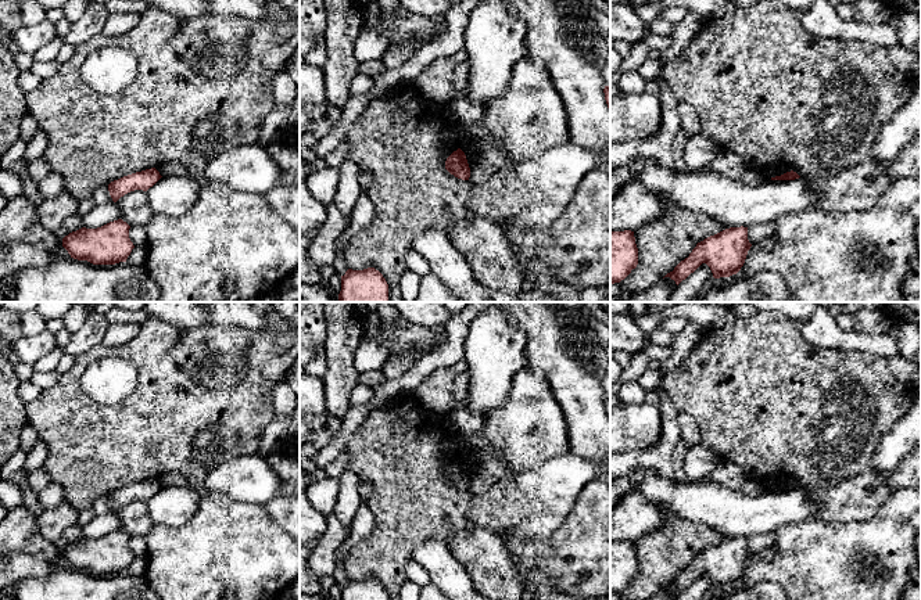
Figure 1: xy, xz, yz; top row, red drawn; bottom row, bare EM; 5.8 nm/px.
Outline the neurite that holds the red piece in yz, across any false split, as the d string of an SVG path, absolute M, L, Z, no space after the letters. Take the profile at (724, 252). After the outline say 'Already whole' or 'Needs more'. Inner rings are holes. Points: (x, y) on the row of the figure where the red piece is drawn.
M748 227L725 229L698 242L689 256L664 277L670 277L678 285L702 263L710 267L714 279L730 277L741 270L750 247Z. Already whole

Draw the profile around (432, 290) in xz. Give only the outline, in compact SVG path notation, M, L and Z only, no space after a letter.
M431 272L422 279L415 302L465 302Z

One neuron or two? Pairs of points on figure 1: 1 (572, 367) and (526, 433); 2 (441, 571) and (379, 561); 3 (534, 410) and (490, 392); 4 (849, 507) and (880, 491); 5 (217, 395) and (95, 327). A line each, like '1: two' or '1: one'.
1: two
2: two
3: two
4: one
5: two

